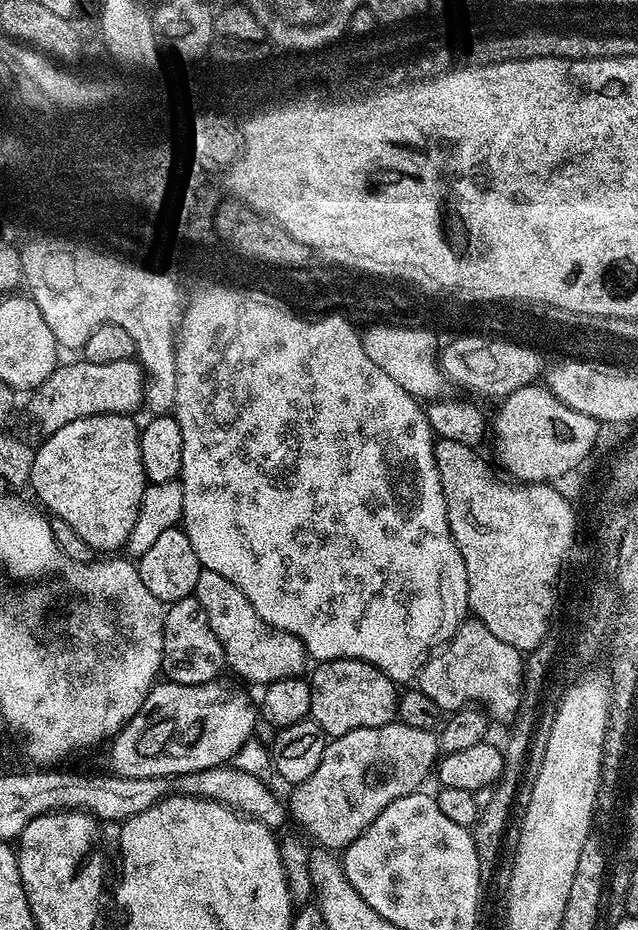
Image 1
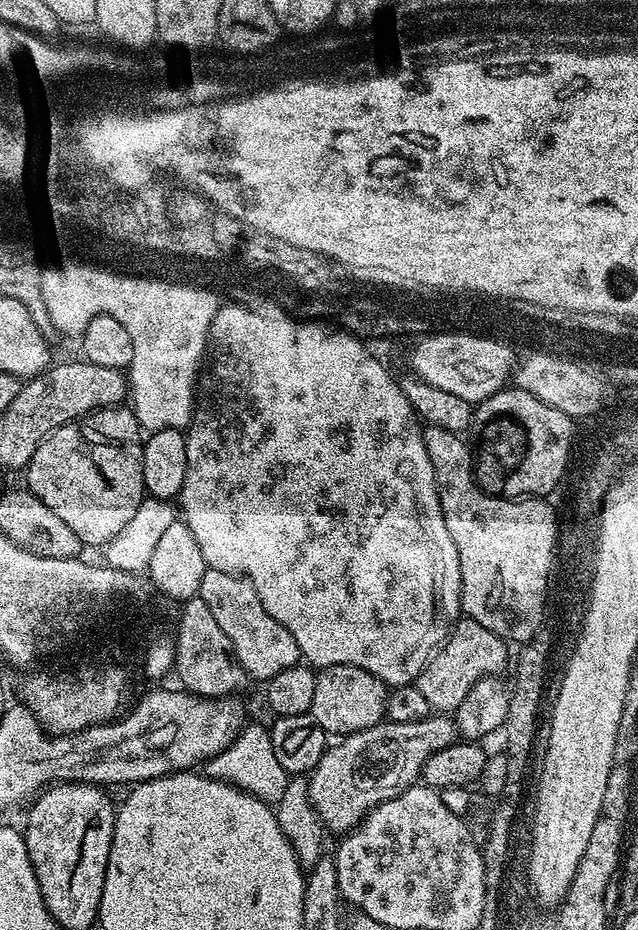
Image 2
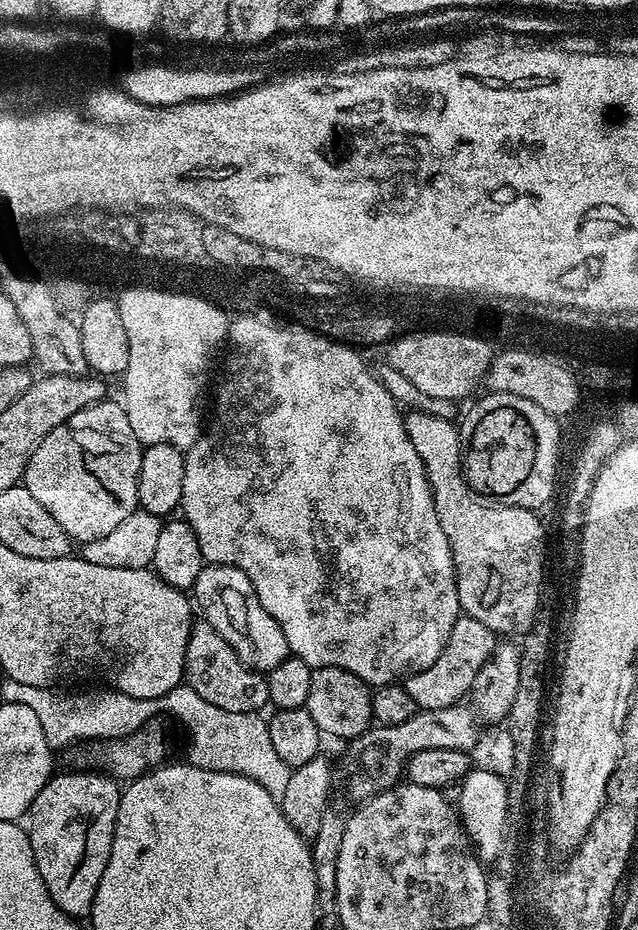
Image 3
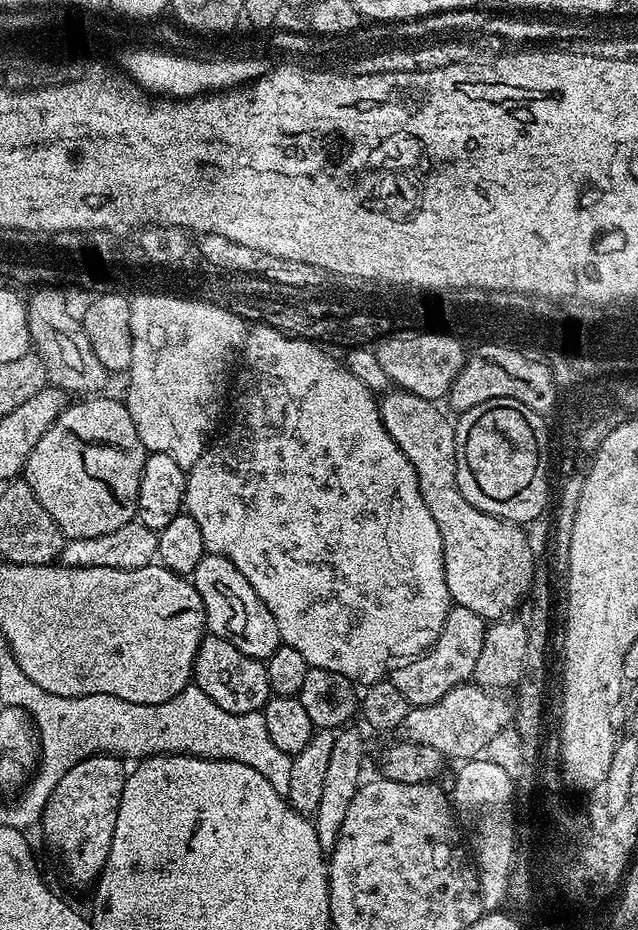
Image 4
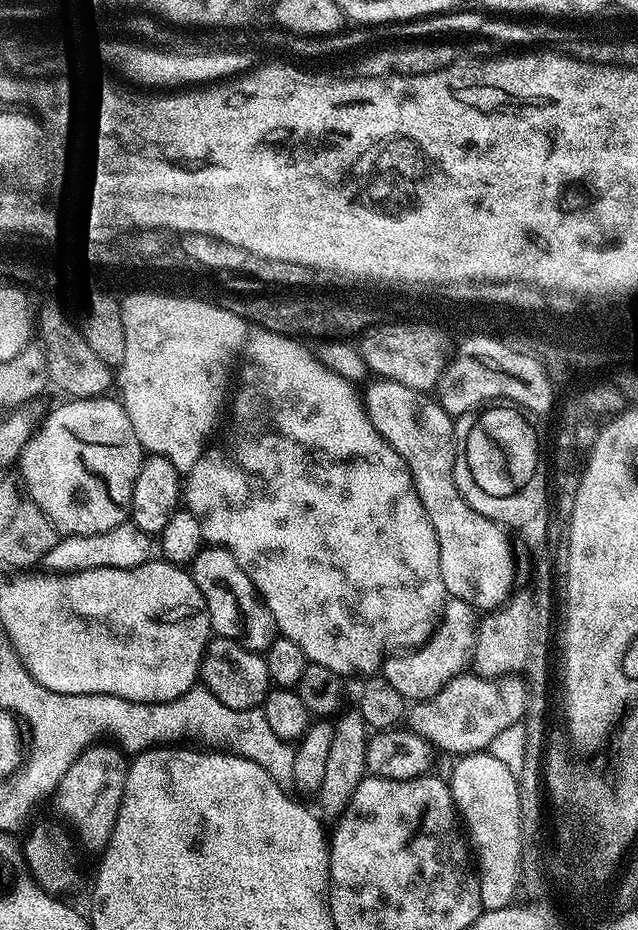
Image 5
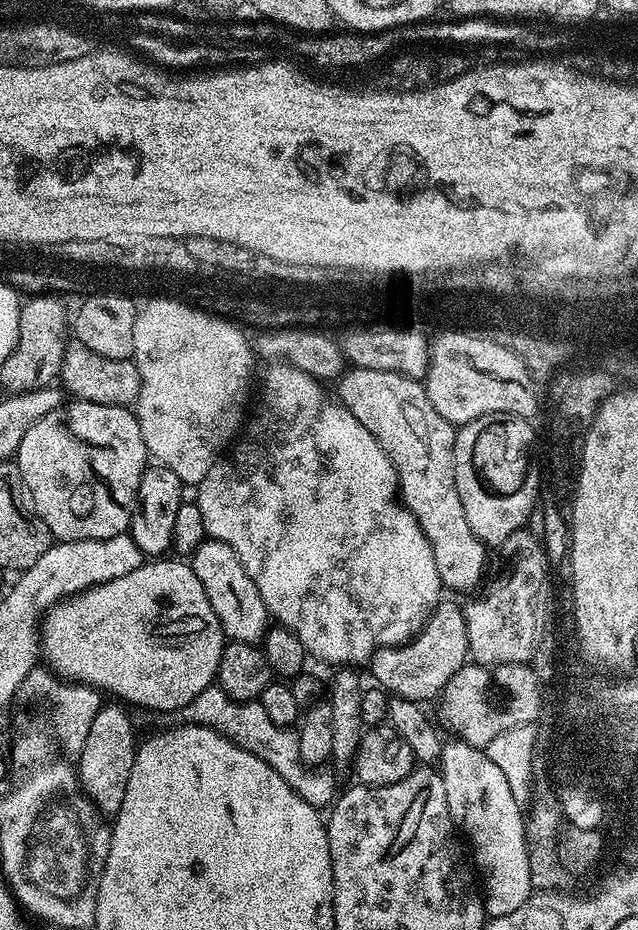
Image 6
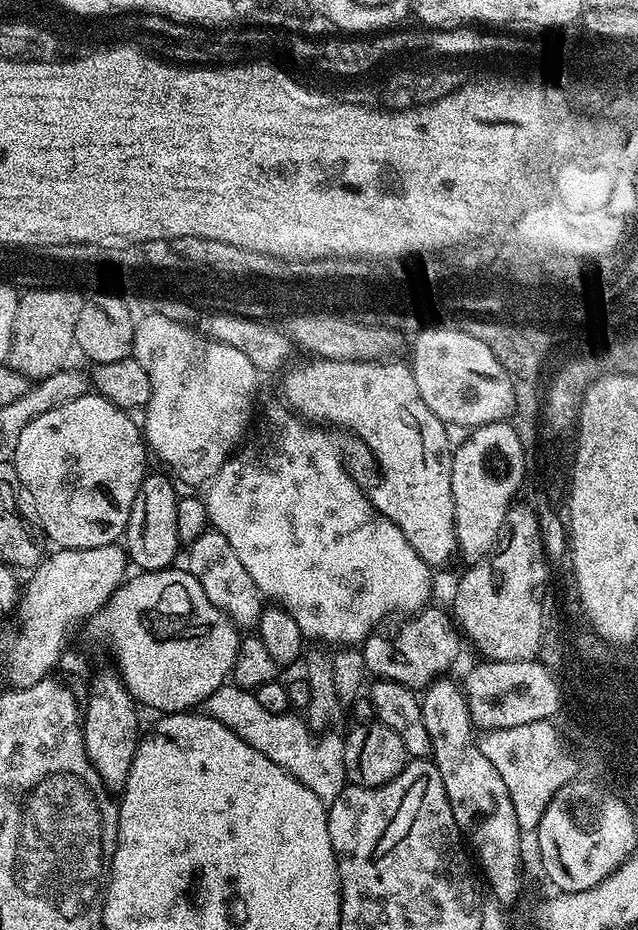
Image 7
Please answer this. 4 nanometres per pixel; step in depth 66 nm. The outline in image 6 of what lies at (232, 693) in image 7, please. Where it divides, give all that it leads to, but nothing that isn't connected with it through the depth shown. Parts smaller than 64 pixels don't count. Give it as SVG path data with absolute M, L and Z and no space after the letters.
M211 686L202 690L188 705L178 712L181 721L190 724L201 724L218 734L222 734L230 742L242 746L242 750L250 750L254 758L262 758L274 774L278 774L302 797L310 806L324 810L335 801L338 795L336 780L324 766L309 766L302 762L302 754L298 752L298 738L291 727L276 725L270 720L259 700L232 700L219 686Z

